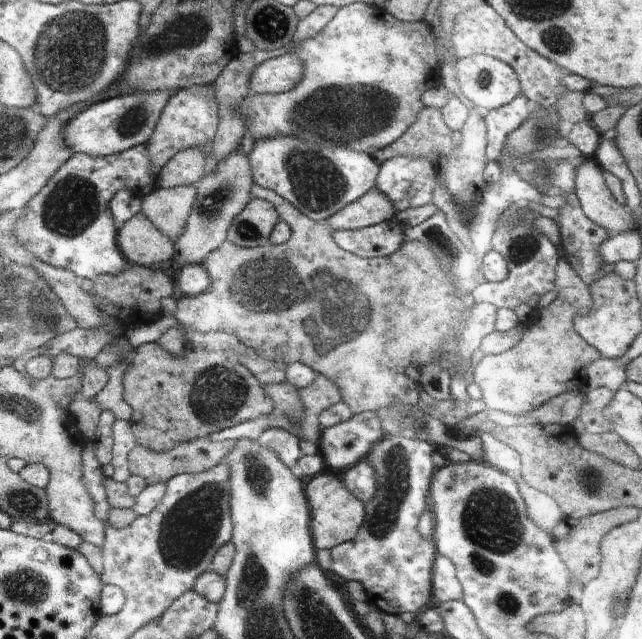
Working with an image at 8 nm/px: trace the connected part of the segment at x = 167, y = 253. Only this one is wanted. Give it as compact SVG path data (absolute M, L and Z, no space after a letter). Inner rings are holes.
M139 213L117 229L119 250L130 264L156 266L156 262L174 257L173 243L149 224L150 220Z

